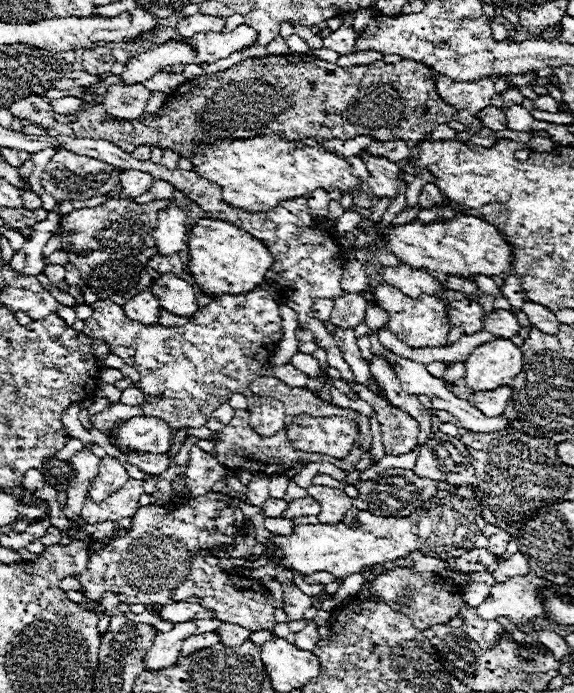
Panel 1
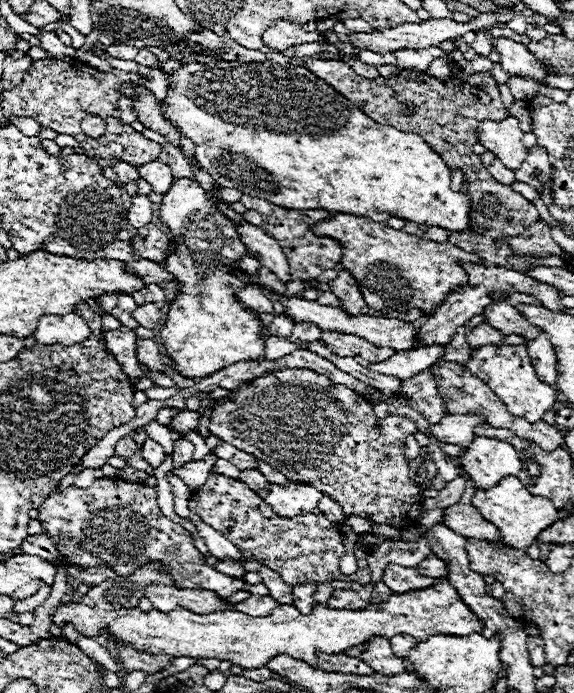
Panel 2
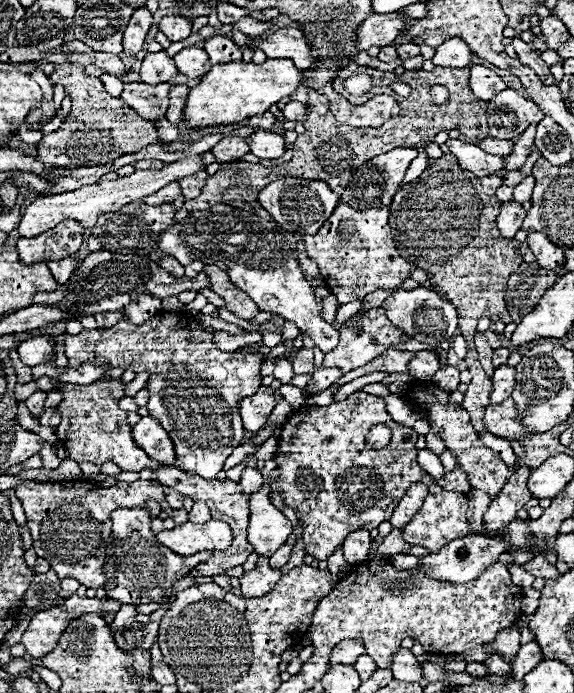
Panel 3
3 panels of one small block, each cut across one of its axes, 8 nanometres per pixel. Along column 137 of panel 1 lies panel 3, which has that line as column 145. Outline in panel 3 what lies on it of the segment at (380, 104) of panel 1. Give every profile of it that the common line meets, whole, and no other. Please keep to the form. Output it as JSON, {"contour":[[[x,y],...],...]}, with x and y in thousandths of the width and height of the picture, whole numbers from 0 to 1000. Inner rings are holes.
{"contour":[[[101,92],[87,107],[94,121],[111,124],[115,136],[125,144],[122,167],[108,176],[108,182],[87,193],[80,193],[66,205],[66,231],[91,242],[136,242],[136,240],[171,240],[202,231],[213,222],[230,222],[258,208],[275,205],[275,190],[261,173],[244,170],[226,153],[220,153],[209,141],[192,139],[174,113],[150,110],[146,95],[139,92]]]}

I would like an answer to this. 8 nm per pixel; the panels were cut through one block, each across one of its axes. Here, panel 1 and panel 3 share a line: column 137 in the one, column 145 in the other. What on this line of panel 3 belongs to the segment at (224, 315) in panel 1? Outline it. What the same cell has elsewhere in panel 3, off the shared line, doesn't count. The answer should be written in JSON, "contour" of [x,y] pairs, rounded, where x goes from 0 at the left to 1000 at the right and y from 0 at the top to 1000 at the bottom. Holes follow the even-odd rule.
{"contour":[[[279,450],[244,470],[230,468],[216,456],[195,473],[143,476],[132,485],[118,482],[111,508],[118,514],[118,528],[129,534],[139,531],[146,522],[213,528],[213,531],[226,531],[233,537],[258,534],[261,545],[254,551],[254,560],[261,566],[261,577],[258,577],[254,589],[261,592],[261,600],[279,606],[286,620],[296,626],[296,632],[307,644],[307,672],[334,687],[352,687],[359,693],[373,693],[376,684],[387,678],[394,661],[425,635],[429,623],[422,618],[415,580],[429,571],[446,569],[446,563],[456,557],[453,525],[456,525],[460,514],[446,511],[446,508],[432,508],[432,511],[383,508],[373,499],[369,485],[373,485],[369,476],[338,473],[338,470],[331,470],[328,462],[321,462],[307,450]]]}

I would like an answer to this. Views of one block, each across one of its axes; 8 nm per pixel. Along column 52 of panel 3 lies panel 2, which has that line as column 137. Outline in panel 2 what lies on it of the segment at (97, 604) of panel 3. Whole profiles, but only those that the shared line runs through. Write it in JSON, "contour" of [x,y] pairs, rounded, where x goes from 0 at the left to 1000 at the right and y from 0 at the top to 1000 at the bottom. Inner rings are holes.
{"contour":[[[780,837],[739,851],[683,857],[672,869],[641,872],[634,880],[582,880],[547,869],[544,886],[523,886],[512,874],[481,874],[474,886],[439,892],[411,880],[341,886],[328,877],[310,877],[300,883],[251,883],[244,877],[176,880],[150,872],[111,872],[98,880],[91,898],[125,898],[143,918],[160,921],[185,915],[190,924],[216,924],[237,932],[237,938],[258,938],[261,944],[300,944],[307,949],[380,949],[415,958],[425,967],[463,961],[484,944],[502,944],[551,961],[551,938],[589,944],[613,932],[634,929],[652,918],[679,924],[690,915],[711,915],[728,926],[739,926],[760,915],[812,918],[840,909],[840,898],[819,883]]]}

